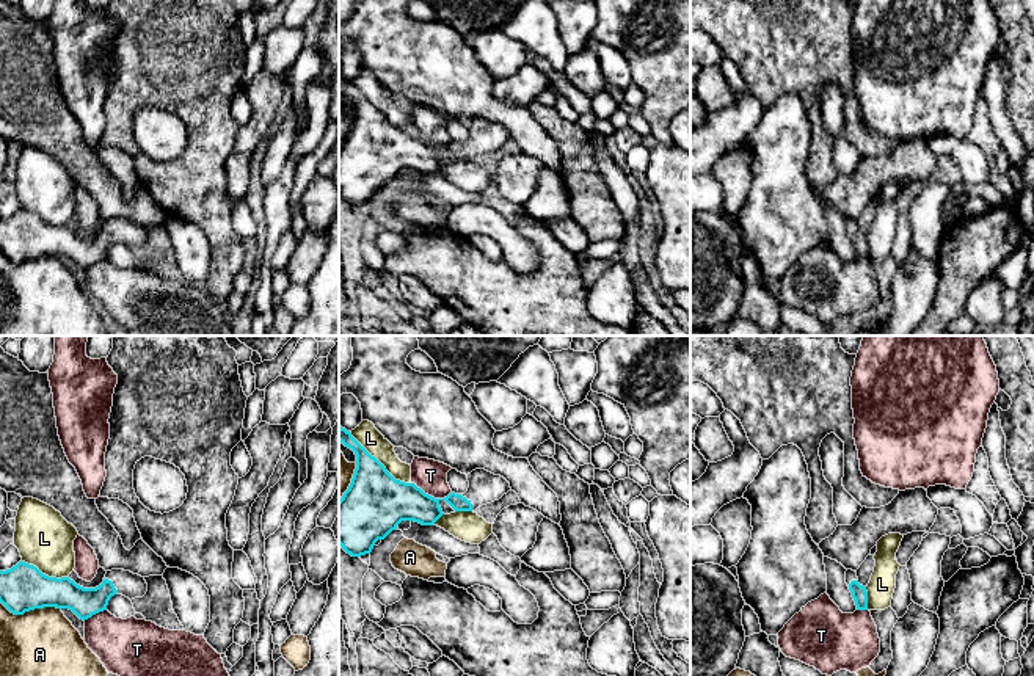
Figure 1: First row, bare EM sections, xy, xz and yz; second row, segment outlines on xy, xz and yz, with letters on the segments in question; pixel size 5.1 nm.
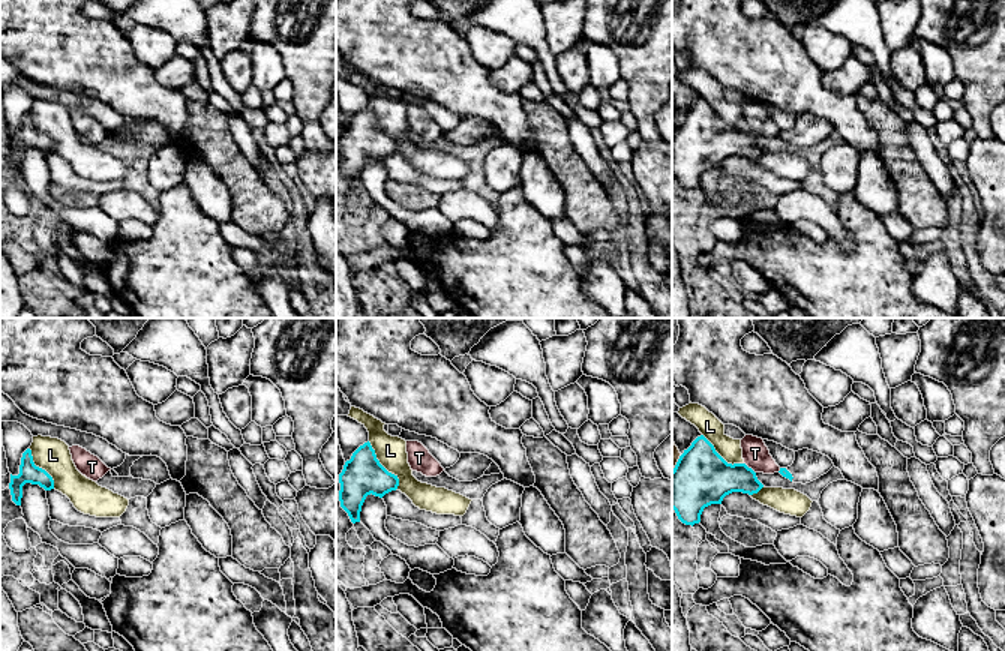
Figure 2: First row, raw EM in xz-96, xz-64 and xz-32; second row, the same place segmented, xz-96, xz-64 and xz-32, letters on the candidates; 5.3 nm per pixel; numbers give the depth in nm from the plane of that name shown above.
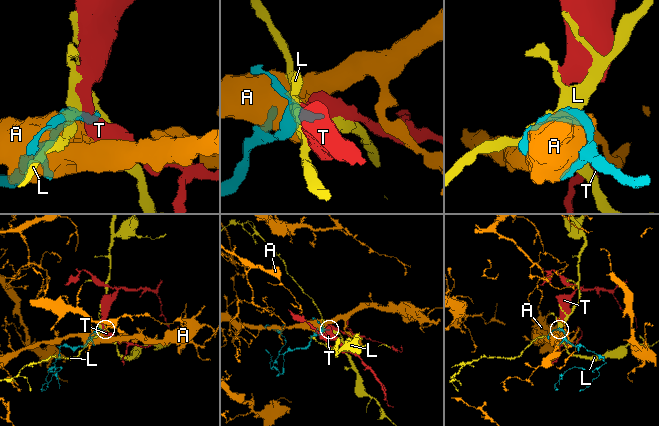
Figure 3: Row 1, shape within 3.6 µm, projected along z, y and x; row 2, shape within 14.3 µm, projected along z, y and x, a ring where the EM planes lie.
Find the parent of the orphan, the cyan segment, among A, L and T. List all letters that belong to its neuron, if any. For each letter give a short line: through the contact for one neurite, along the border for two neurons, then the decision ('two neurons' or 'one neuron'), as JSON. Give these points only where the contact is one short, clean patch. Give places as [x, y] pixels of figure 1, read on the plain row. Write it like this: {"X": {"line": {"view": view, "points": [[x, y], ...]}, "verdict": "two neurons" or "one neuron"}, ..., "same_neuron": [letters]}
{"A": {"verdict": "two neurons"}, "L": {"verdict": "two neurons"}, "T": {"line": {"view": "xz", "points": [[411, 130], [435, 146], [446, 146], [451, 141]]}, "verdict": "two neurons"}, "same_neuron": []}

